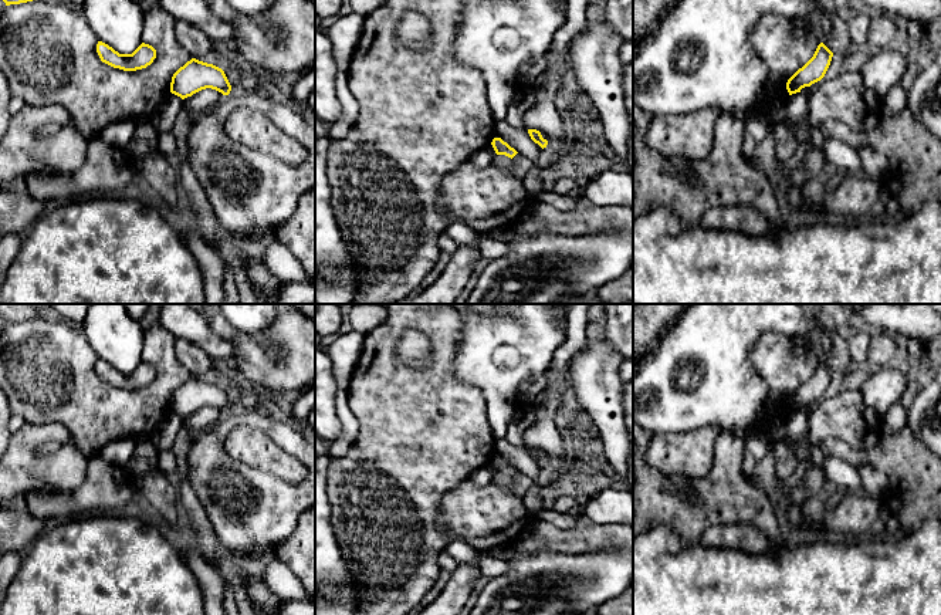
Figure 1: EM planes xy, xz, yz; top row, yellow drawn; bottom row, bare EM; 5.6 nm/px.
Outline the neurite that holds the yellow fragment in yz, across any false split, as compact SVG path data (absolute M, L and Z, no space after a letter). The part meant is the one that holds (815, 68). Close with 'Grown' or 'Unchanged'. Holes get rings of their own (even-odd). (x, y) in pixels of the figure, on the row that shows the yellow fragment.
M820 43L813 57L788 80L786 89L789 95L820 81L830 65L832 57L833 53Z. Unchanged

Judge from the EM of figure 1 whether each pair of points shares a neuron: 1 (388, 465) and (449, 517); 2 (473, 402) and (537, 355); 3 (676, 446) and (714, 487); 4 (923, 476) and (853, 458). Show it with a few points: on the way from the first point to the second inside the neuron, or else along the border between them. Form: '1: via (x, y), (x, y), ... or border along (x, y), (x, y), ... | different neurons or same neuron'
1: border along (460, 483), (440, 503), (439, 524), (449, 540) | different neurons
2: border along (454, 377), (480, 391), (491, 428) | different neurons
3: border along (714, 445), (711, 466), (703, 476), (669, 476) | different neurons
4: via (906, 462), (900, 456), (870, 456) | same neuron

